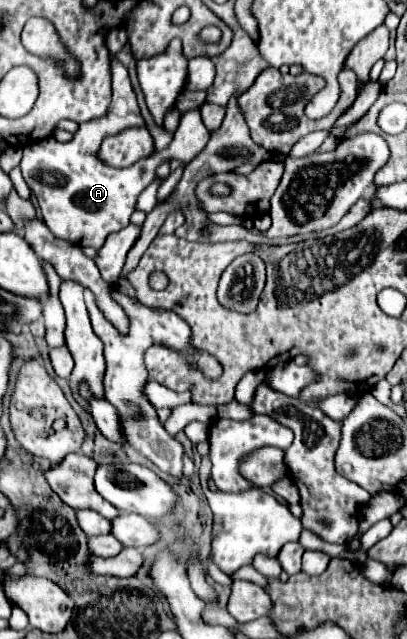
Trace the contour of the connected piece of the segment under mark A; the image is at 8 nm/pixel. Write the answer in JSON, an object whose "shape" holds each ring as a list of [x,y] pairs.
{"shape":[[[111,56],[111,84],[113,84],[113,102],[105,118],[79,126],[73,140],[65,144],[57,142],[55,138],[45,138],[31,146],[25,146],[21,158],[23,178],[39,202],[47,228],[57,238],[81,246],[93,246],[97,250],[103,246],[105,238],[111,232],[117,232],[129,224],[129,216],[135,212],[135,202],[139,194],[153,182],[157,166],[171,160],[191,162],[207,146],[211,136],[211,132],[205,128],[201,120],[199,108],[193,108],[181,114],[181,122],[177,132],[174,133],[173,142],[165,150],[153,152],[151,156],[141,158],[139,162],[127,168],[107,166],[99,158],[101,140],[107,134],[117,134],[123,128],[143,126],[143,118],[137,106],[137,96],[129,80],[129,72],[117,60],[117,56]]]}

